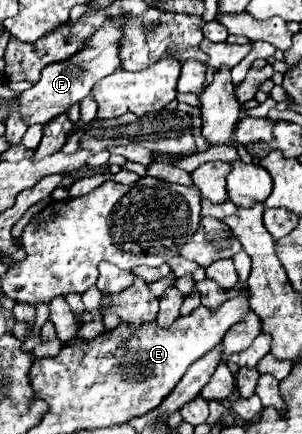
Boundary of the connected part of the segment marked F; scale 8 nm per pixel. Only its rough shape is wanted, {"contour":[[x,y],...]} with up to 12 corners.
{"contour":[[125,16],[21,92],[27,126],[47,124],[121,68]]}

